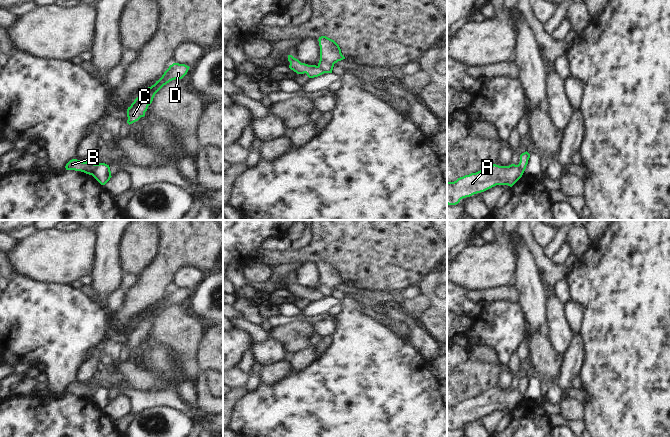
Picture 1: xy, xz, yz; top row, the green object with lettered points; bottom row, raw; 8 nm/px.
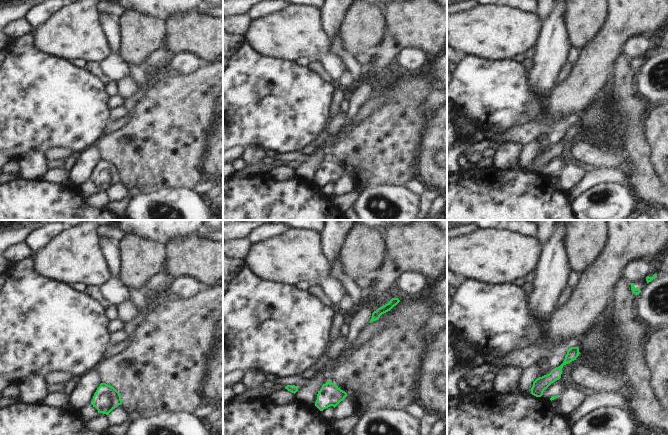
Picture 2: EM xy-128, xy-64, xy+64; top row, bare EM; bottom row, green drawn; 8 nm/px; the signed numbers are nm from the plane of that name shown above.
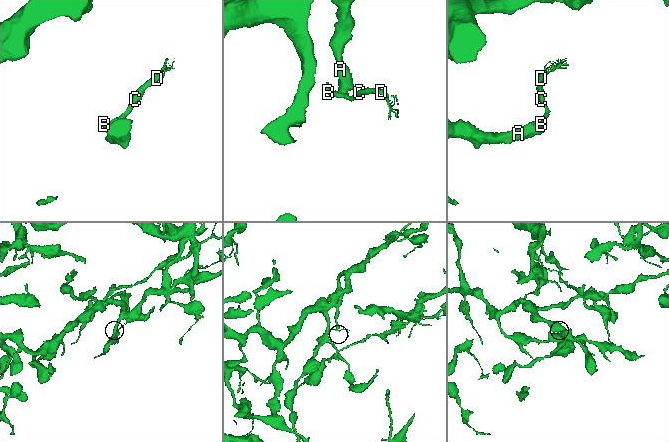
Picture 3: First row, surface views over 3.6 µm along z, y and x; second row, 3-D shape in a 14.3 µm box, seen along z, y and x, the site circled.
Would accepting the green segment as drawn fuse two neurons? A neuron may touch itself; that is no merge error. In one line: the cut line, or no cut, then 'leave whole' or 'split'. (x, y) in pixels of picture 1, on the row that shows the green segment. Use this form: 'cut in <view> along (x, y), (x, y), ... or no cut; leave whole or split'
cut in xy along (97, 164), (90, 174); split

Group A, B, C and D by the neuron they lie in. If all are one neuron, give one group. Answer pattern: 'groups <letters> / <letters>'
groups A / B C D

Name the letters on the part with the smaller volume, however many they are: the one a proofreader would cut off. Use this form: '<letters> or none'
B, C, D

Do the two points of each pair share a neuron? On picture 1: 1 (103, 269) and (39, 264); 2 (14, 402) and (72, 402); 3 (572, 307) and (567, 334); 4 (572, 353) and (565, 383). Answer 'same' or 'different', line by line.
1: different
2: same
3: different
4: same

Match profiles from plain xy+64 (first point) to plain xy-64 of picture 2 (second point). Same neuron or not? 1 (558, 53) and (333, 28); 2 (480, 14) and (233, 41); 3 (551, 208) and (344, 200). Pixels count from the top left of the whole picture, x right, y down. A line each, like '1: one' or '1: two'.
1: one
2: two
3: two

